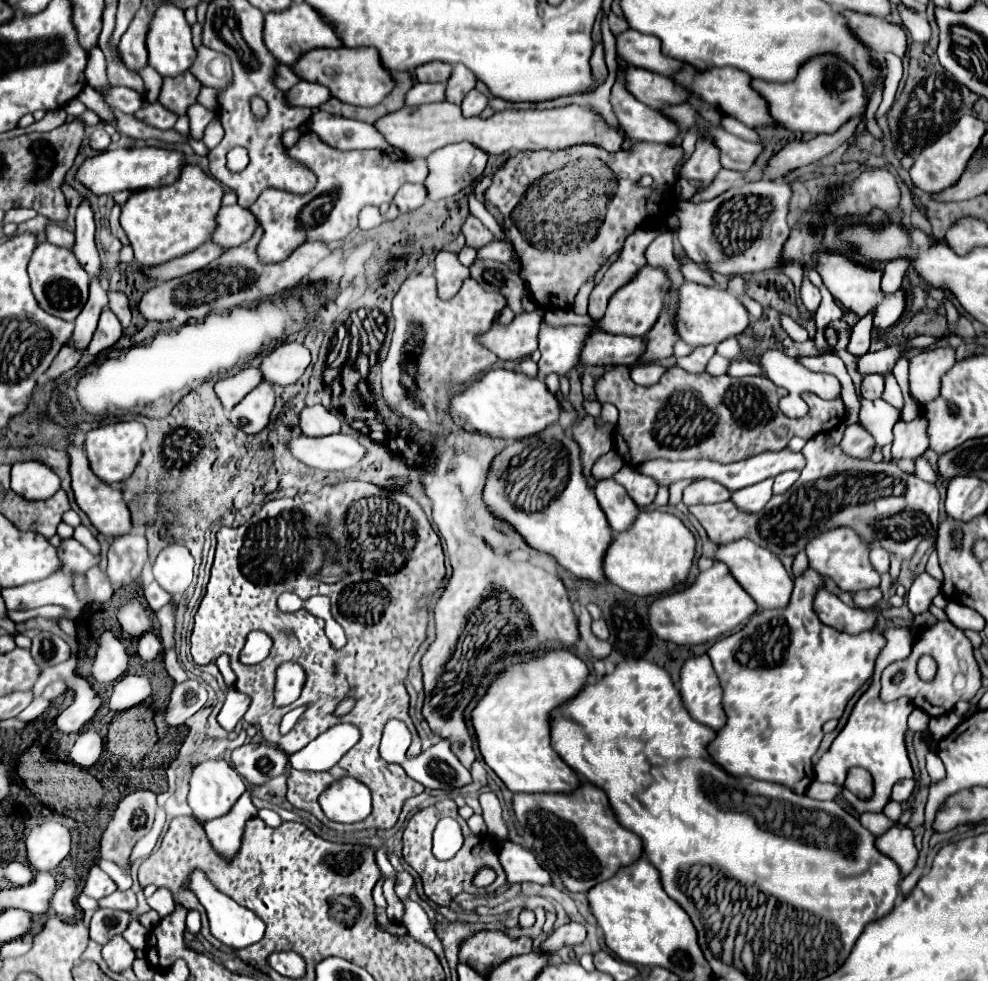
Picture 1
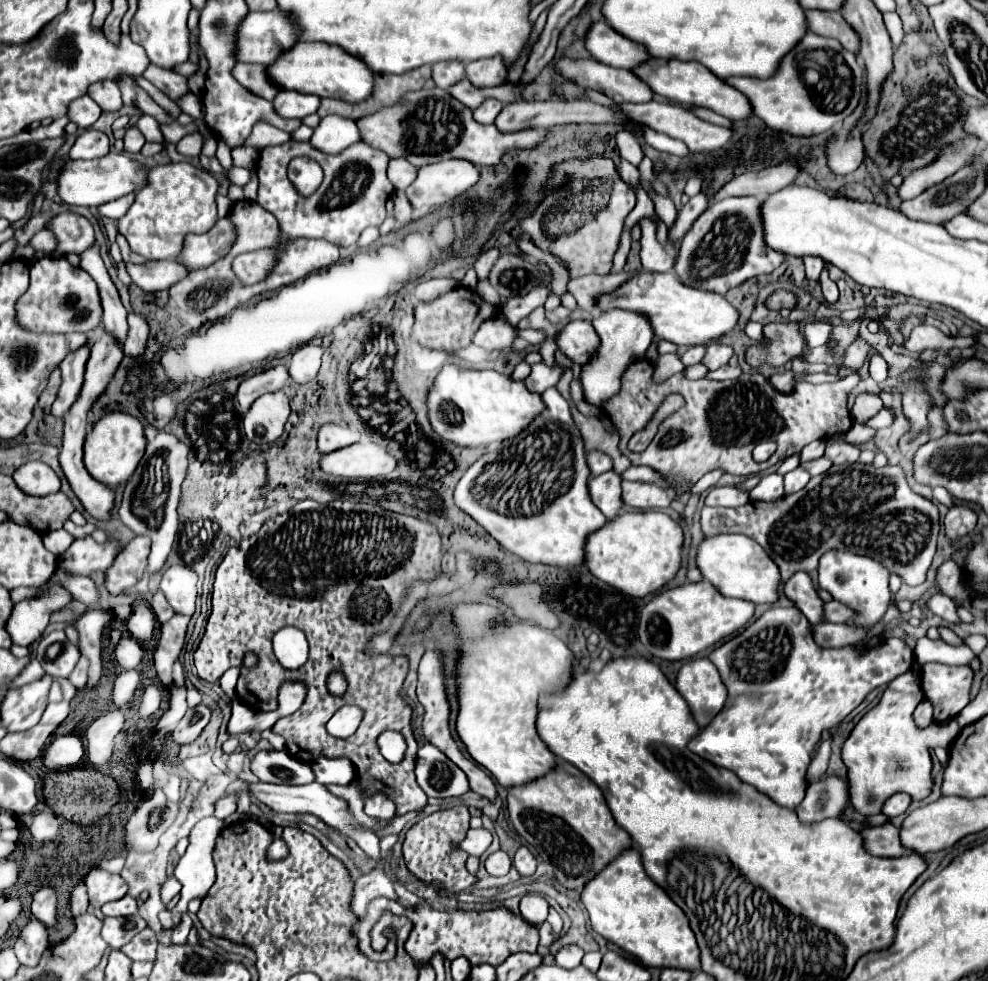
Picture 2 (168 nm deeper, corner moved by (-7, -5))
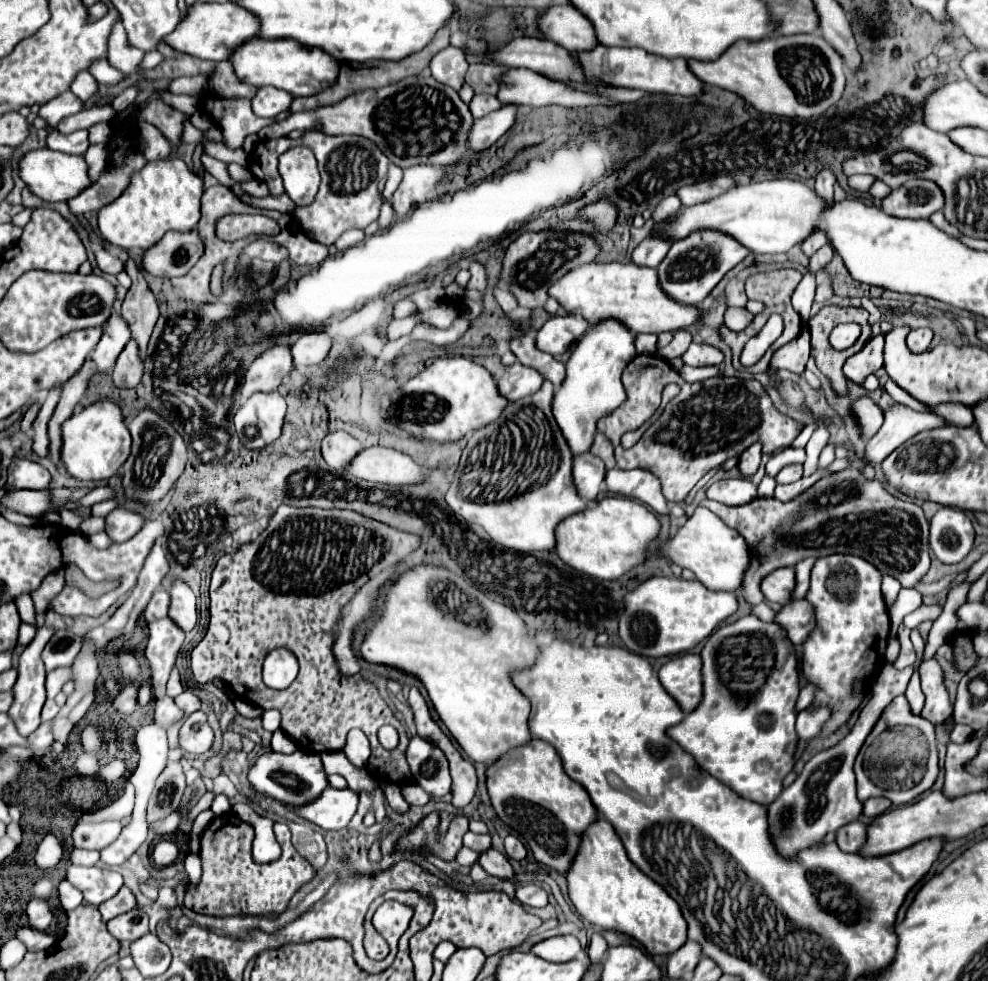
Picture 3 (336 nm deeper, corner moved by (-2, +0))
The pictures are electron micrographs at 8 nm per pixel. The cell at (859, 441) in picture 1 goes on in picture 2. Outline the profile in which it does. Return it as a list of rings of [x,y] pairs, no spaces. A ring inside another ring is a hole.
[[[855,422],[855,424],[851,426],[851,430],[847,432],[847,442],[861,444],[861,442],[865,442],[865,440],[873,440],[873,436],[875,436],[875,430],[873,430],[873,428],[867,428],[867,426]]]

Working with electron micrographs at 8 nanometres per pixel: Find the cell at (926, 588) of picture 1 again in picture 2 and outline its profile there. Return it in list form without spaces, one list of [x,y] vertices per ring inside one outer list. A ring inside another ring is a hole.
[[[935,594],[935,596],[931,596],[927,606],[933,610],[933,614],[941,616],[945,622],[949,622],[949,624],[957,624],[959,622],[959,616],[957,616],[959,604],[955,600],[951,600],[949,596]]]

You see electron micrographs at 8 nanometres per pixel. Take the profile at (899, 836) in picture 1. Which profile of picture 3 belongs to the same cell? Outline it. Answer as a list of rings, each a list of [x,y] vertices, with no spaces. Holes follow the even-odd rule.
[[[852,821],[850,825],[844,825],[842,829],[838,829],[838,837],[836,837],[838,847],[846,853],[860,851],[866,845],[866,829],[868,825],[862,821]]]

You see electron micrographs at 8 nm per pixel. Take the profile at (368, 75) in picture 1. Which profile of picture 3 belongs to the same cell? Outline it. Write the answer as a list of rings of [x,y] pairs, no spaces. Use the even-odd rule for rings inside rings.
[[[250,39],[232,55],[232,65],[240,81],[250,83],[254,87],[276,87],[284,89],[294,97],[310,97],[328,89],[338,77],[338,61],[330,57],[330,53],[322,53],[320,49],[306,49],[306,45],[298,45],[298,41],[290,39]]]

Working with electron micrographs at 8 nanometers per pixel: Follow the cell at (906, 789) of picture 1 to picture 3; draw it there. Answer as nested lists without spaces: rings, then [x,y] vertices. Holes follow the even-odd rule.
[[[872,797],[864,803],[864,815],[866,817],[878,817],[882,815],[886,809],[892,807],[892,801],[886,797]]]

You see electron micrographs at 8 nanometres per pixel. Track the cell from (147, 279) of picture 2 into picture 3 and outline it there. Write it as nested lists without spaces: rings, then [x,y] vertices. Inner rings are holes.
[[[100,249],[100,251],[96,251],[96,261],[98,261],[98,267],[104,271],[104,273],[120,273],[120,271],[124,271],[124,263],[116,257],[116,255],[112,255],[112,253],[108,253],[106,249]]]

